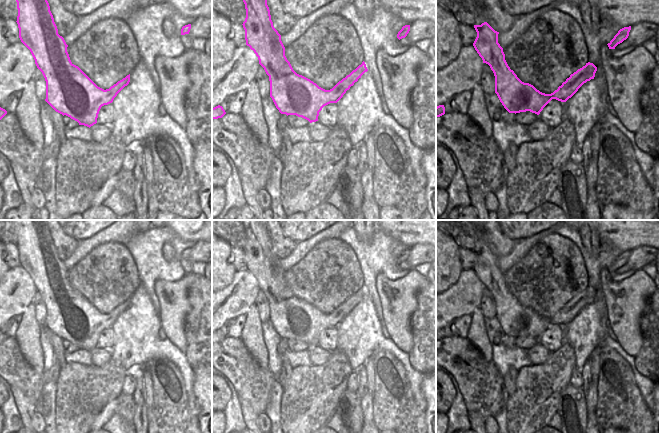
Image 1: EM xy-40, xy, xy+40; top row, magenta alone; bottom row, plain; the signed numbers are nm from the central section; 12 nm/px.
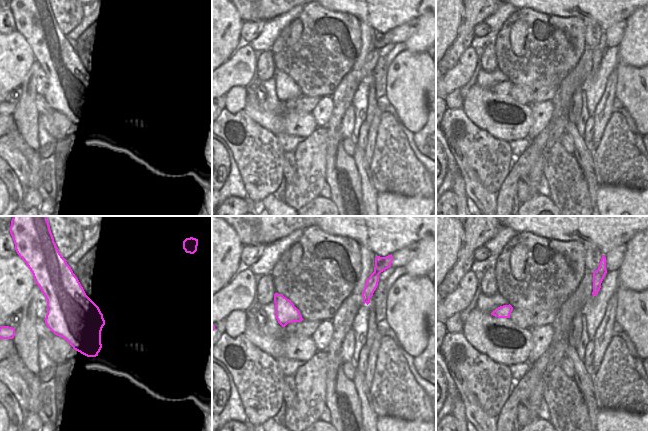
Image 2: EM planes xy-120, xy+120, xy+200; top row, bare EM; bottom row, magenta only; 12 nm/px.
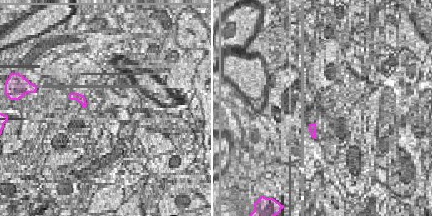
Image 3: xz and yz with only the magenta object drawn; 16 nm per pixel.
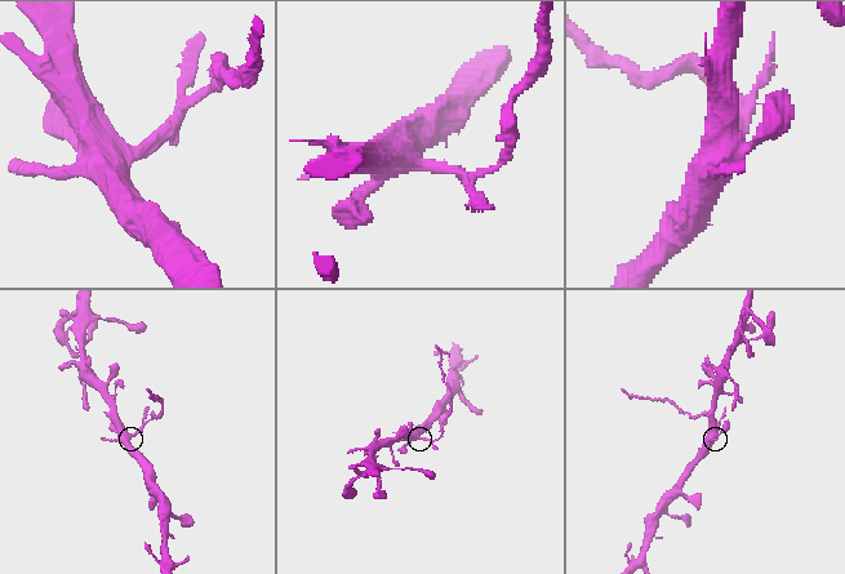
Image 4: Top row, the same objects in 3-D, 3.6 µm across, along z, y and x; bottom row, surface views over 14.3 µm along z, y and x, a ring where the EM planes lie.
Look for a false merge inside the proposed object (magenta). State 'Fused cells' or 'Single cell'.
Fused cells

